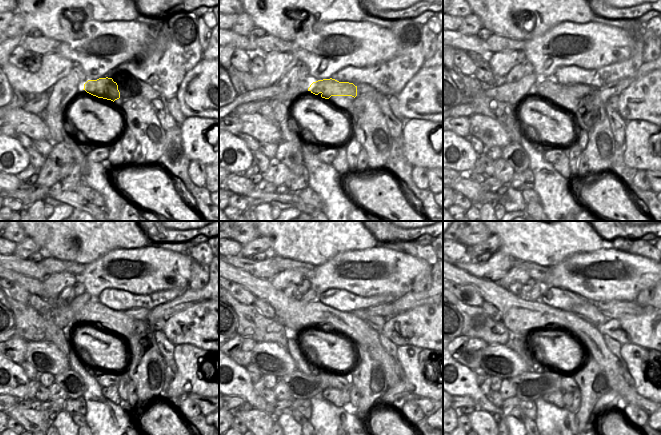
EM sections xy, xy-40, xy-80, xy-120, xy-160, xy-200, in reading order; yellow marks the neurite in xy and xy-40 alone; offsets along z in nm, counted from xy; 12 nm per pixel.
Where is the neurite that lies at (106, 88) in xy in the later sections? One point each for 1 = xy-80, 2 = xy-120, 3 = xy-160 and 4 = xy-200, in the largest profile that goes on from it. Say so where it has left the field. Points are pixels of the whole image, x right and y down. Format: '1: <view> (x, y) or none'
1: xy-80 (578, 90)
2: xy-120 (136, 313)
3: xy-160 (386, 310)
4: xy-200 (614, 309)

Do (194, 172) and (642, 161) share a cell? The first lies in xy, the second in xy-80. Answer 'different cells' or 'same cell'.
different cells

